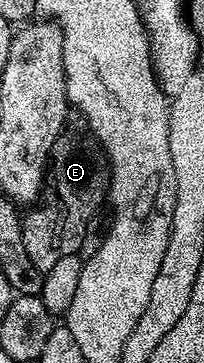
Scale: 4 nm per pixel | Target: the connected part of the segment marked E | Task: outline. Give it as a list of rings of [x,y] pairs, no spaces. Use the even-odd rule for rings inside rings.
[[[64,134],[58,136],[55,144],[51,148],[49,167],[46,170],[46,179],[42,189],[41,199],[30,209],[31,213],[22,217],[23,221],[23,241],[25,242],[25,254],[29,254],[29,262],[33,262],[33,266],[37,266],[37,270],[46,274],[52,270],[61,258],[68,257],[80,251],[79,247],[83,244],[83,239],[87,236],[87,227],[91,224],[91,219],[99,212],[99,207],[104,207],[105,201],[109,196],[109,185],[111,183],[111,165],[107,163],[107,153],[103,151],[102,144],[98,140],[92,138],[90,135],[84,134],[80,136],[71,136]]]

